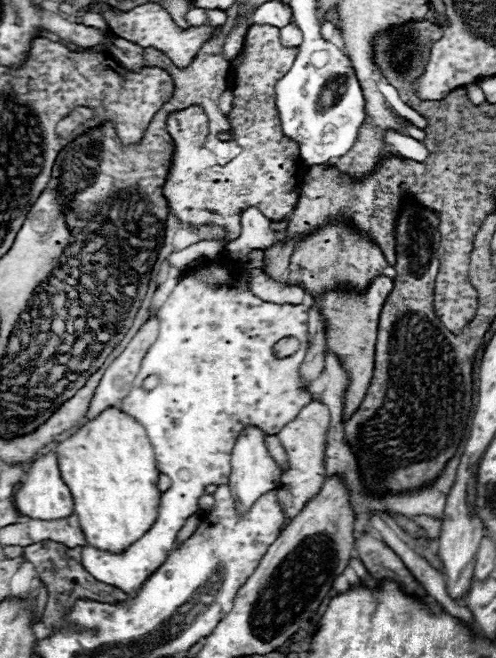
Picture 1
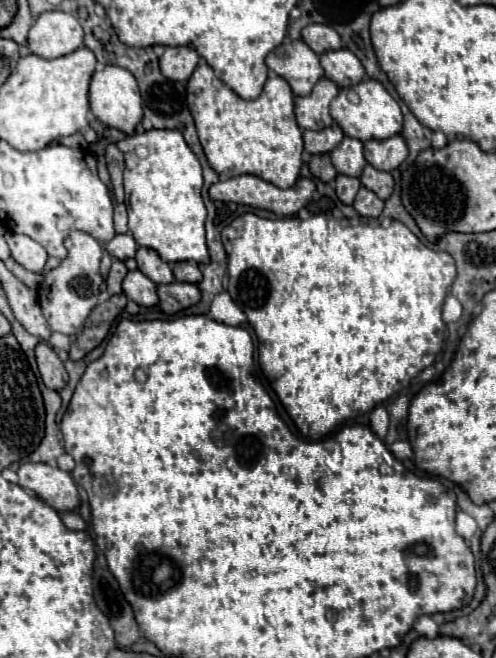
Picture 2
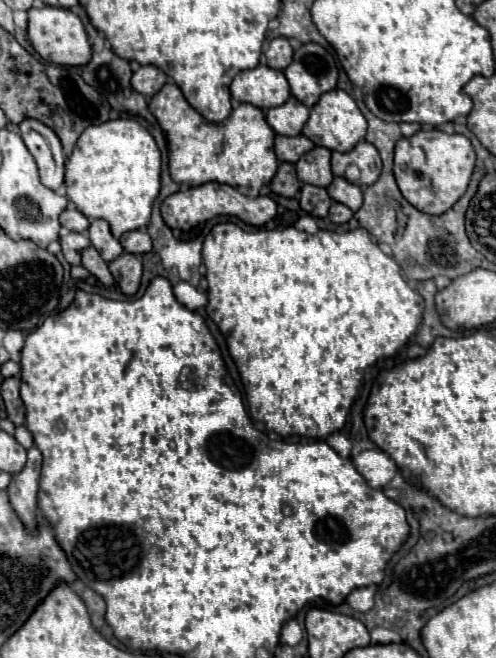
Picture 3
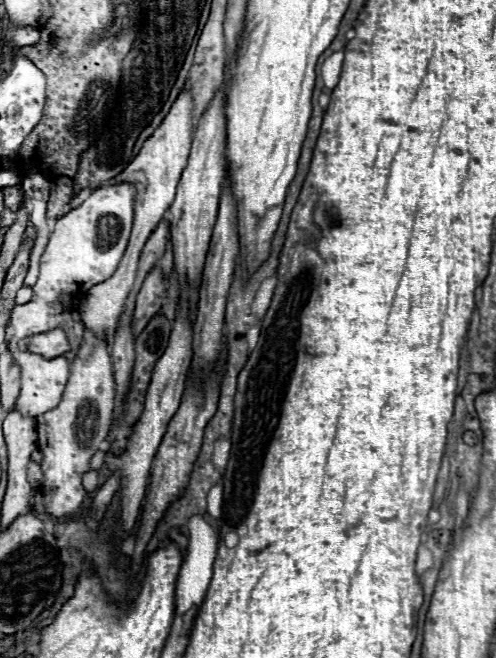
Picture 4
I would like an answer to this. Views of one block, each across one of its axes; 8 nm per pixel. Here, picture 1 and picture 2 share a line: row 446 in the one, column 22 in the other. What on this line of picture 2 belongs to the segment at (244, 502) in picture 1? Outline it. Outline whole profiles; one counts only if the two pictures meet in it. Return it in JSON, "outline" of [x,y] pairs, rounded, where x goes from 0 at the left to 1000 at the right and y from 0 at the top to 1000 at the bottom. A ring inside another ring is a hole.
{"outline":[[[24,353],[12,359],[12,365],[16,365],[20,389],[28,392],[28,398],[36,398],[60,413],[85,413],[97,386],[73,365],[65,365],[60,359],[24,356]]]}

